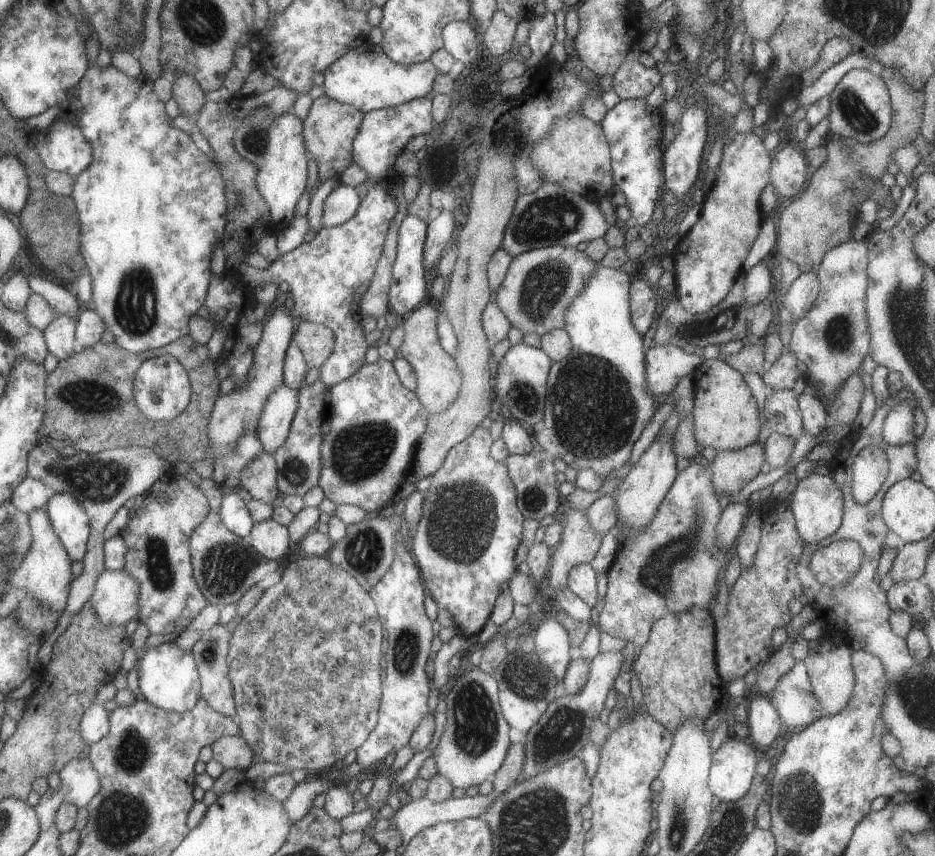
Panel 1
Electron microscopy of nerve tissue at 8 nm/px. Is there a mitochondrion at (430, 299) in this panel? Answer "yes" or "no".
no

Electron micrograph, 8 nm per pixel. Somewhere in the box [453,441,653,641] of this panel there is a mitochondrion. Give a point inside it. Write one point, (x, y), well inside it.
(534, 496)

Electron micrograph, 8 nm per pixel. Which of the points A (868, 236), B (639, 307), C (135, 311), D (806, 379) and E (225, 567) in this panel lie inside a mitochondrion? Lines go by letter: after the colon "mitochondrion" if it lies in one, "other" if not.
A: other
B: other
C: mitochondrion
D: other
E: mitochondrion

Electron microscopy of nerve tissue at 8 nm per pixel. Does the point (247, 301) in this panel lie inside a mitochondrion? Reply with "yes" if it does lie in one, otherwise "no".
no

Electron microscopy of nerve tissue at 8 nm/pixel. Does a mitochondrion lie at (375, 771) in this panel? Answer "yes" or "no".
no

